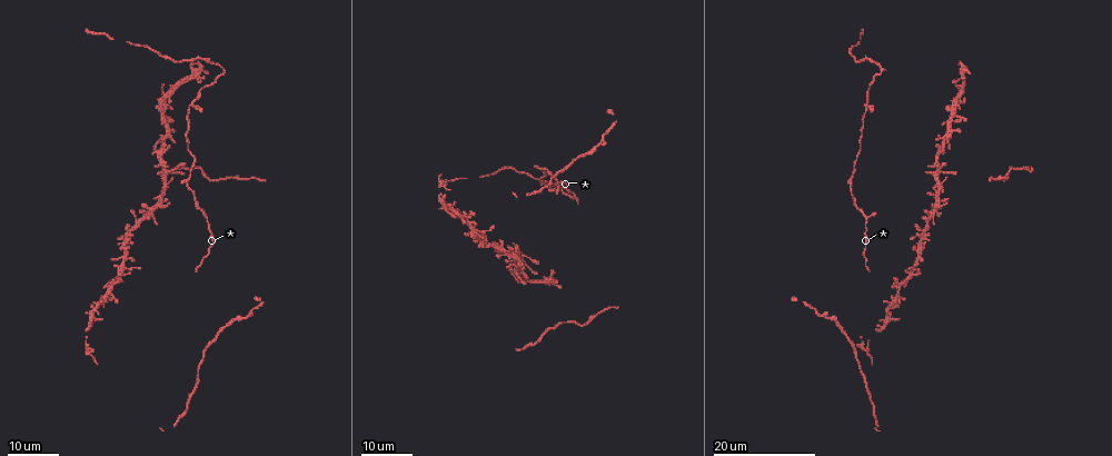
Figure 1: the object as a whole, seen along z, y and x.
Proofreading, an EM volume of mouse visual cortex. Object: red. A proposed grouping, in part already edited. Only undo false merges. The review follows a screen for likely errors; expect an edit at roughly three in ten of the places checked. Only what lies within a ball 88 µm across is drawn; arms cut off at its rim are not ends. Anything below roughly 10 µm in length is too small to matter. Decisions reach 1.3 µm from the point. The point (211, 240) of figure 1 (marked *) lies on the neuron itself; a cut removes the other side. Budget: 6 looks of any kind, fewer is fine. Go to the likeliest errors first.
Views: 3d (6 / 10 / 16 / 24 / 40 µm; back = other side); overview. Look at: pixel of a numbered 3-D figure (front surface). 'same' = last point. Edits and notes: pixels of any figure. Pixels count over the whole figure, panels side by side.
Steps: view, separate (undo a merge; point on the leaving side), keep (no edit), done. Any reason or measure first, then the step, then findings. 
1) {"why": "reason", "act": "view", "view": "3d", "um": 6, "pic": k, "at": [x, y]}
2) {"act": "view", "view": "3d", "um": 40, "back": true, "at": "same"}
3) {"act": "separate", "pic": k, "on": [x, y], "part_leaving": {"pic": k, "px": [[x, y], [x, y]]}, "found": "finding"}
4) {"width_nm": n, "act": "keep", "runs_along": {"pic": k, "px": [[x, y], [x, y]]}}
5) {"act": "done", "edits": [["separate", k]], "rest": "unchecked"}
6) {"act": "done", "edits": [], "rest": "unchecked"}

{"why": "branch point", "act": "view", "view": "3d", "um": 24, "pic": 1, "at": [123, 266]}

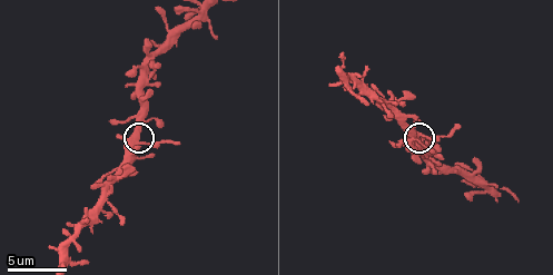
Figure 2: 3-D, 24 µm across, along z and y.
{"why": "zoom in", "act": "view", "view": "3d", "um": 6, "pic": 2, "at": [134, 132]}

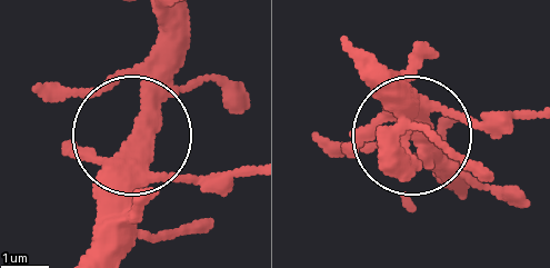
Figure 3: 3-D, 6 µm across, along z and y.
{"width_nm": 340, "act": "keep", "found": "one neuron here"}

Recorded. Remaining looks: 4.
{"act": "view", "view": "3d", "um": 24, "pic": 1, "at": [86, 330]}

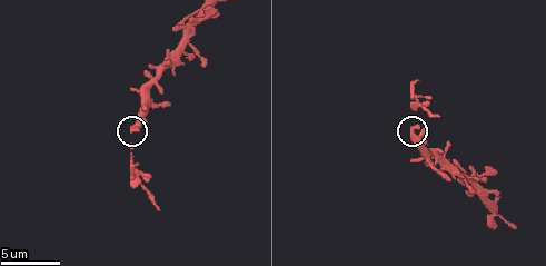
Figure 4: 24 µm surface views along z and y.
{"act": "view", "view": "3d", "um": 6, "pic": 4, "at": [131, 129]}

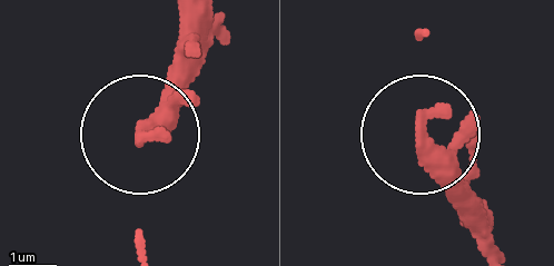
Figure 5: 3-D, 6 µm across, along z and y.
{"act": "keep", "found": "one neuron here"}

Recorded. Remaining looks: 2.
{"why": "sudden change in width", "act": "view", "view": "3d", "um": 24, "pic": 1, "at": [206, 215]}

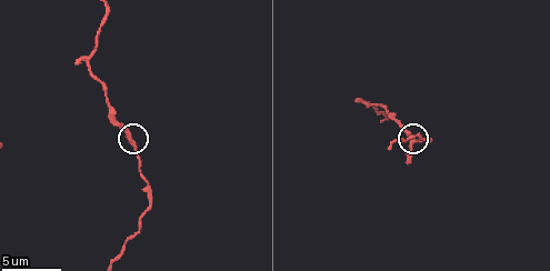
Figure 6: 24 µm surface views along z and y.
{"why": "closer look", "act": "view", "view": "3d", "um": 10, "pic": 6, "at": [412, 142]}

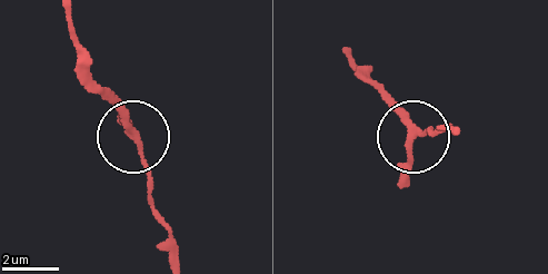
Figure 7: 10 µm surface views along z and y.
{"act": "keep", "runs_along": {"pic": 7, "px": [[169, 255], [169, 234], [135, 133], [99, 93]]}, "found": "continuous, no second neuron"}

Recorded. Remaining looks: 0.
{"act": "done", "edits": [], "rest": "unchecked"}

